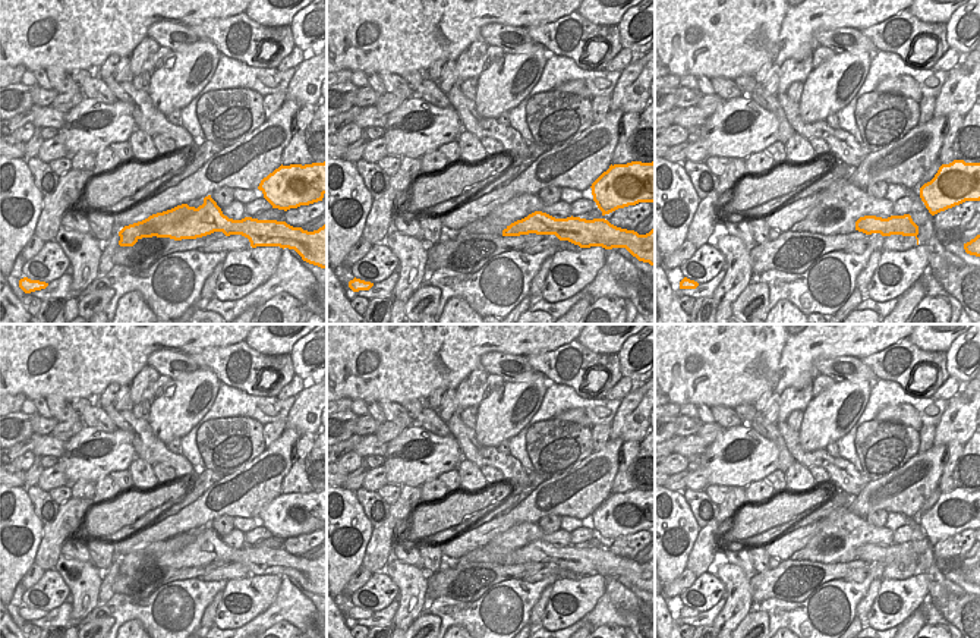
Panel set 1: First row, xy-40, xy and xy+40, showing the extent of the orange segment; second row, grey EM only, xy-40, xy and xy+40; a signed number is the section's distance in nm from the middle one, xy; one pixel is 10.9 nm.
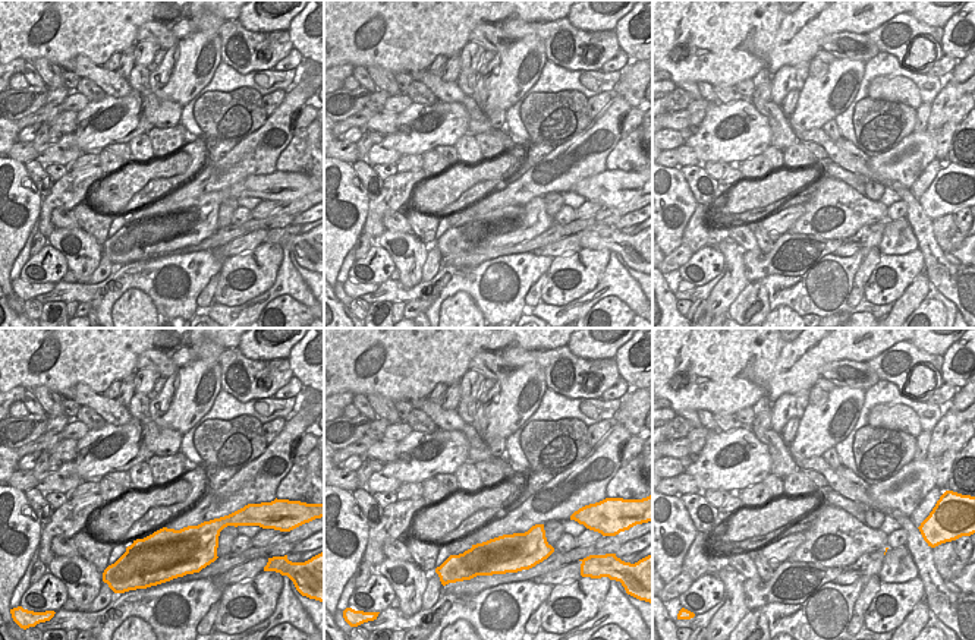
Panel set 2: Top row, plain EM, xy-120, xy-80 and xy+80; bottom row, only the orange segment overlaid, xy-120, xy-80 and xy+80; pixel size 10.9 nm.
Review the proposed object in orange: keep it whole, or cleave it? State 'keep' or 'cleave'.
keep

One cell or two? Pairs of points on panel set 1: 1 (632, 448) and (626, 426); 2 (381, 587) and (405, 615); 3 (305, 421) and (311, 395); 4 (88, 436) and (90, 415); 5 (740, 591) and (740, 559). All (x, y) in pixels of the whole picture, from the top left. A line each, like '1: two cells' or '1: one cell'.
1: two cells
2: two cells
3: one cell
4: two cells
5: two cells

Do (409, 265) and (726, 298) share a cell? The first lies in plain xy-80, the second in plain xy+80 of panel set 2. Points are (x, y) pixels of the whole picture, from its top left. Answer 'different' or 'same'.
same

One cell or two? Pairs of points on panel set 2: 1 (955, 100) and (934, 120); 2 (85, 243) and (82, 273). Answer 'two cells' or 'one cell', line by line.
1: one cell
2: one cell

